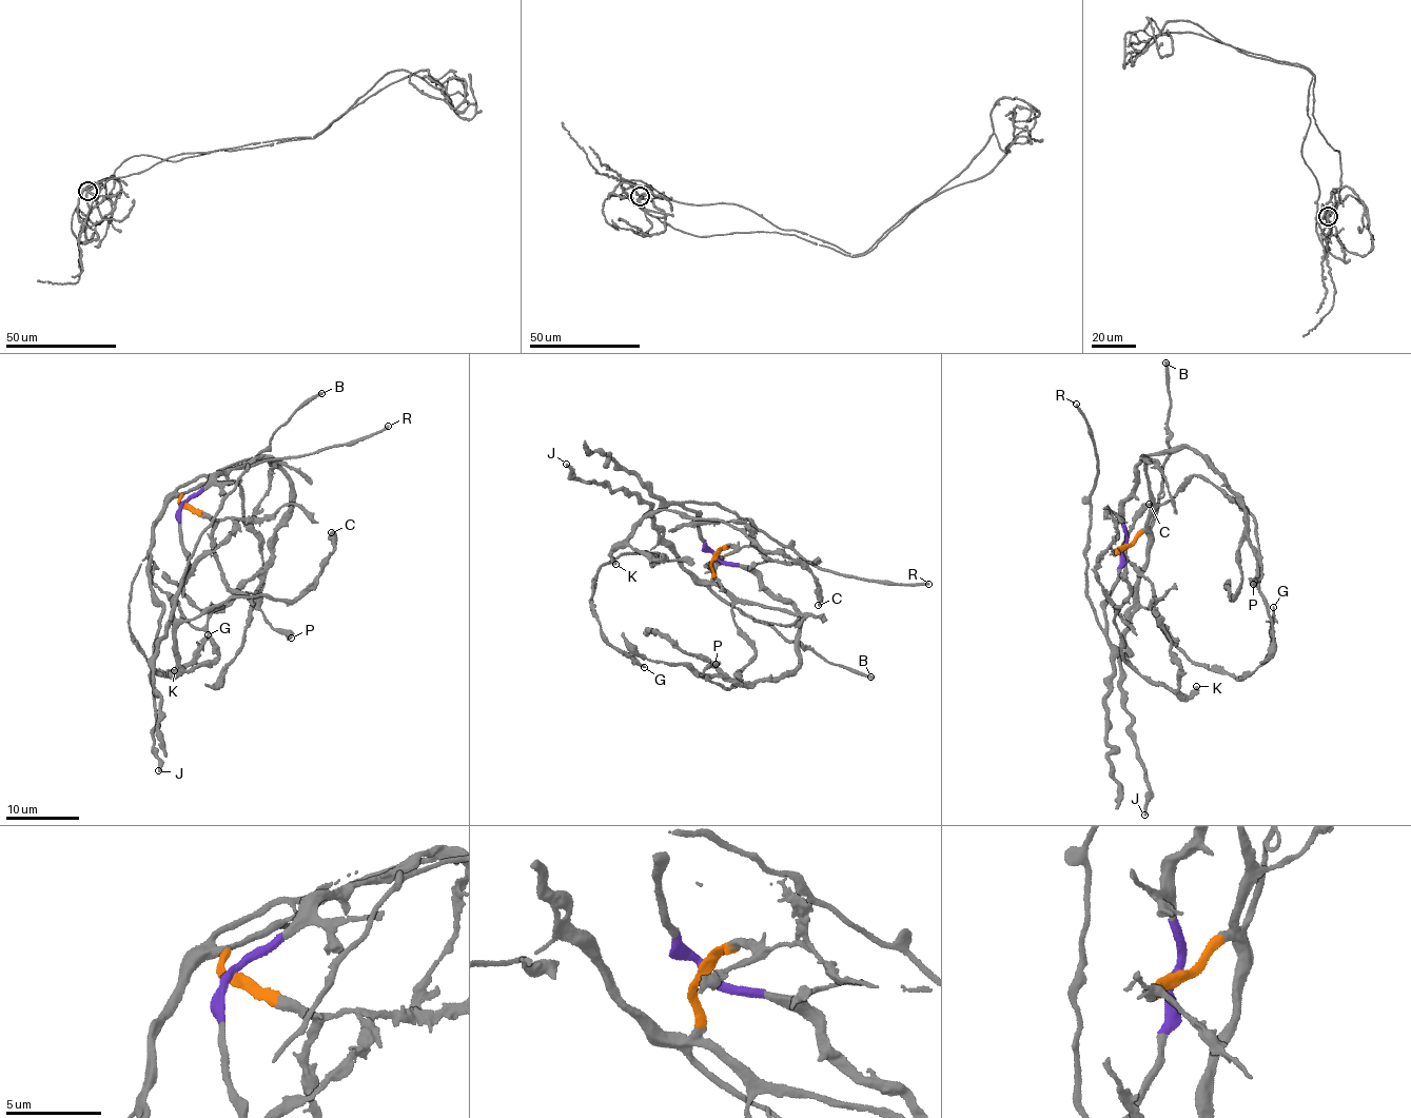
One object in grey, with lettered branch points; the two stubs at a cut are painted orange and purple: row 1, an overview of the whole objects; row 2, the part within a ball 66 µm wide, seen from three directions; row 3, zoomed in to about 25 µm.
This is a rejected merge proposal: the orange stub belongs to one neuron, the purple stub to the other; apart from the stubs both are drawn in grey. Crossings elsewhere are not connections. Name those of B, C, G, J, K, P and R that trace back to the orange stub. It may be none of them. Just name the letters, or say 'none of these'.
B, G, J, P

